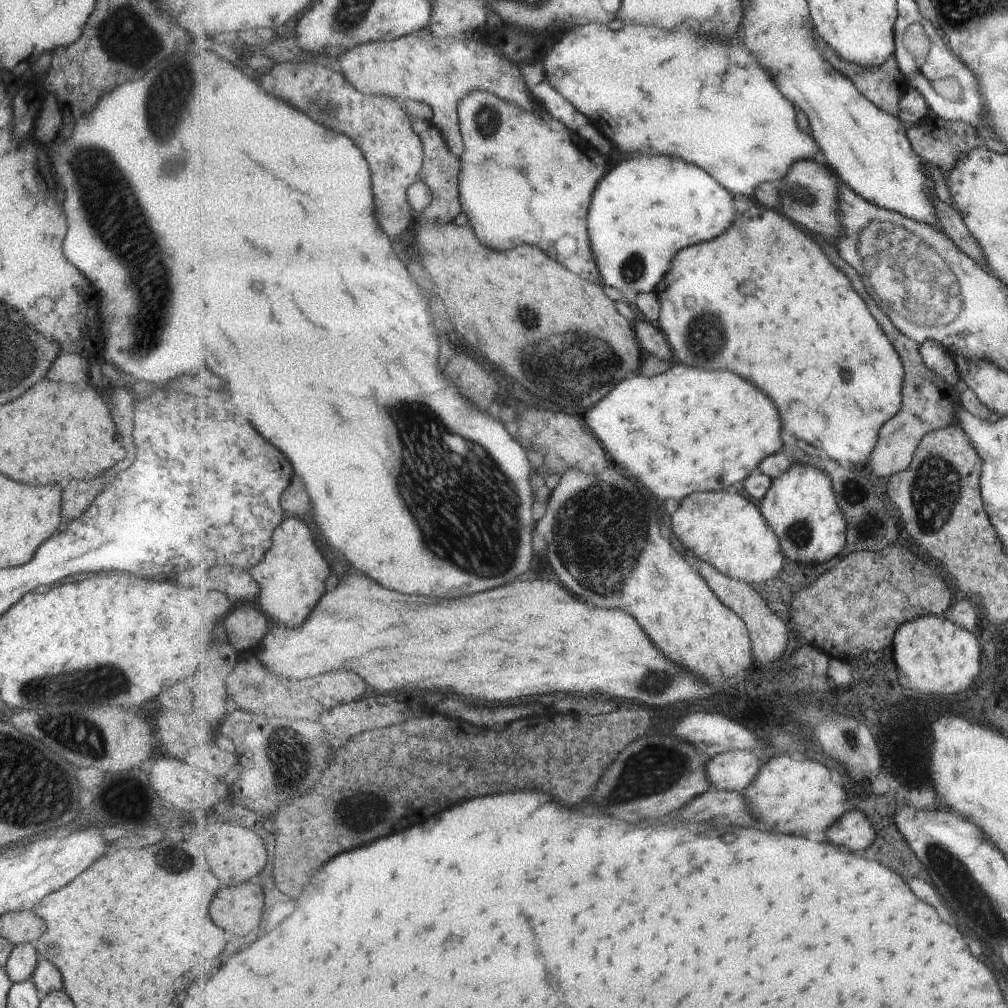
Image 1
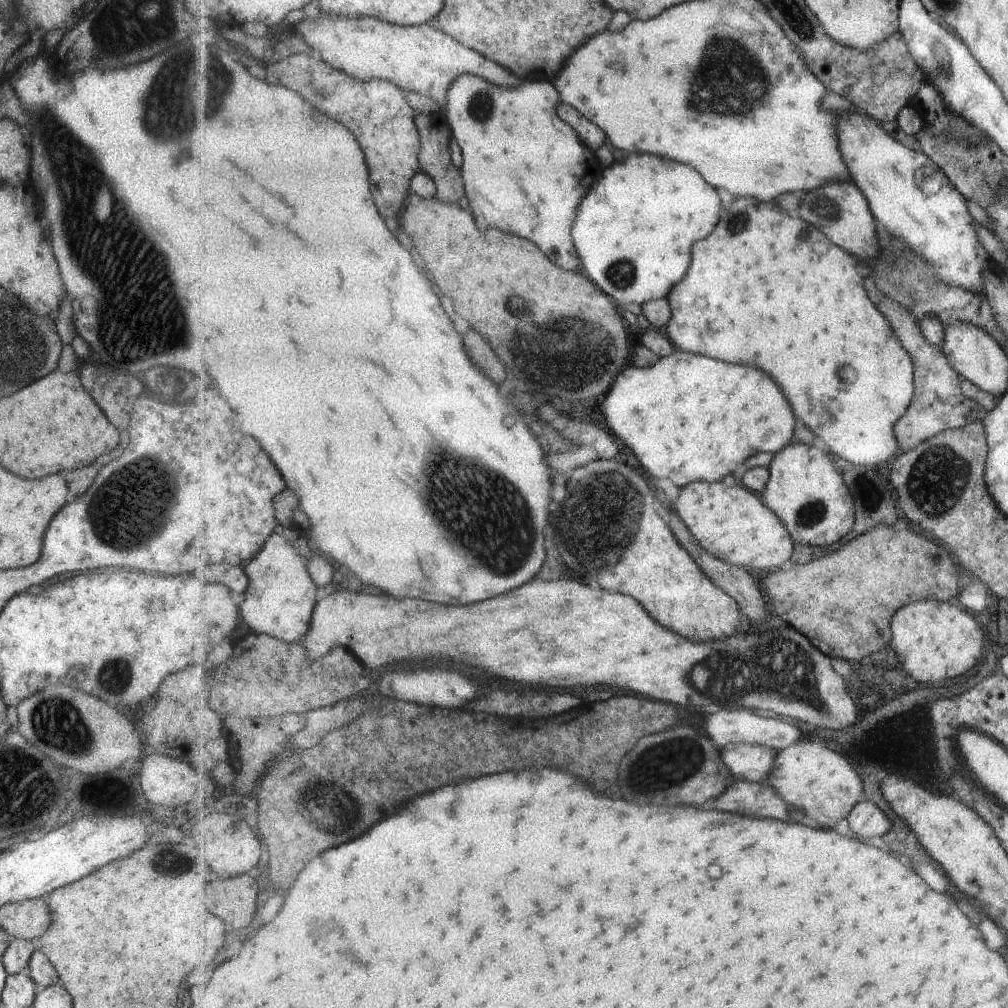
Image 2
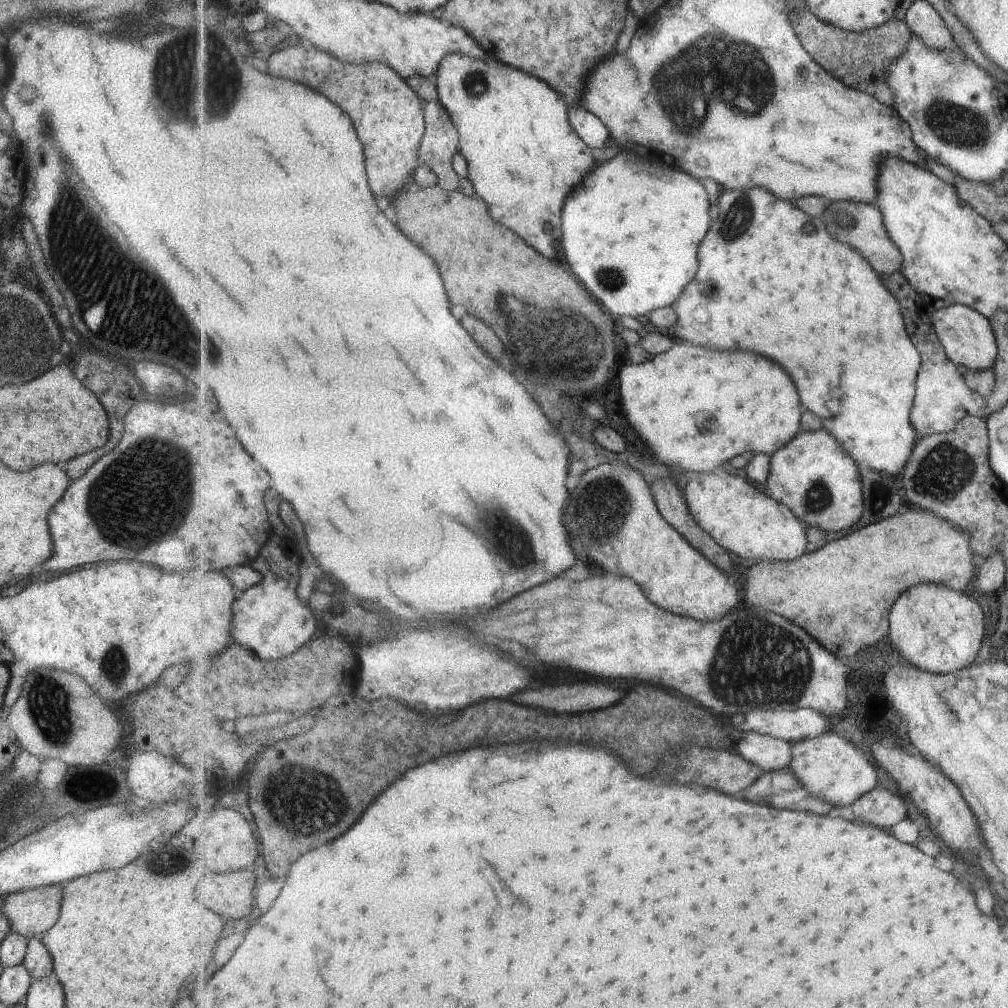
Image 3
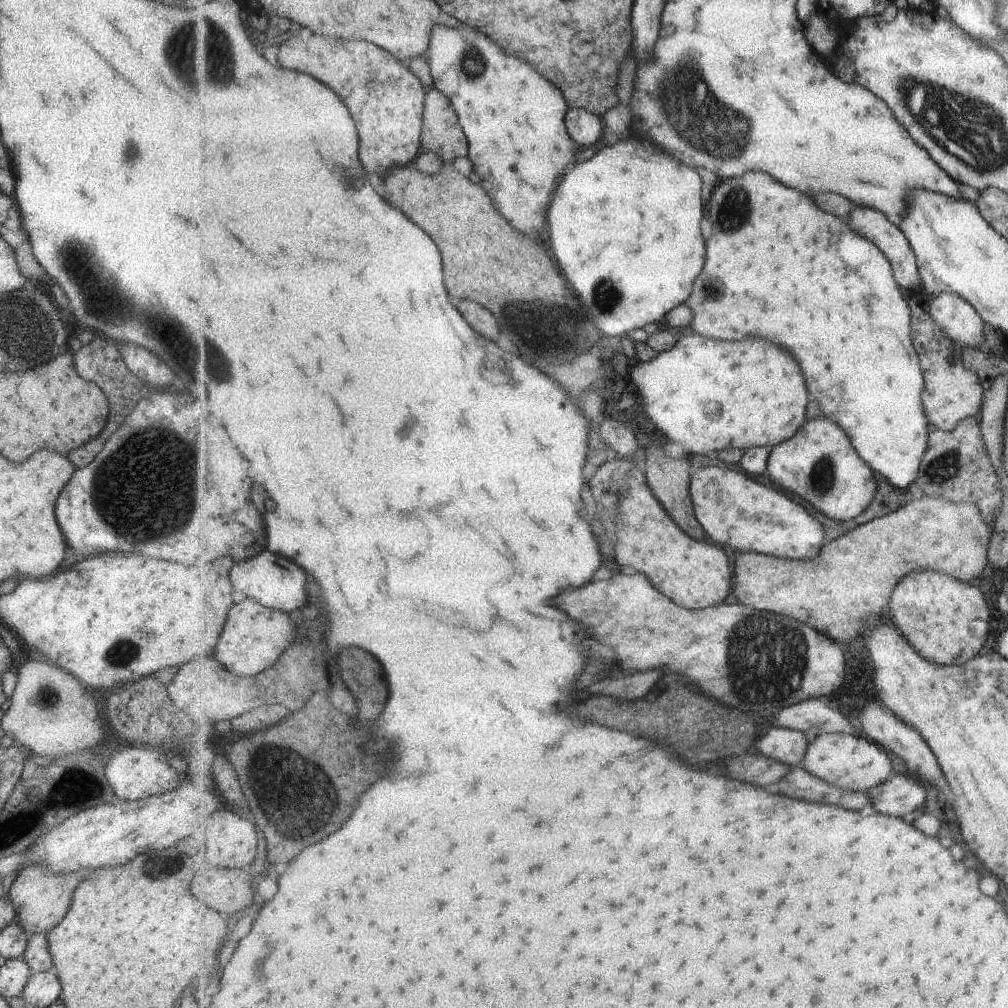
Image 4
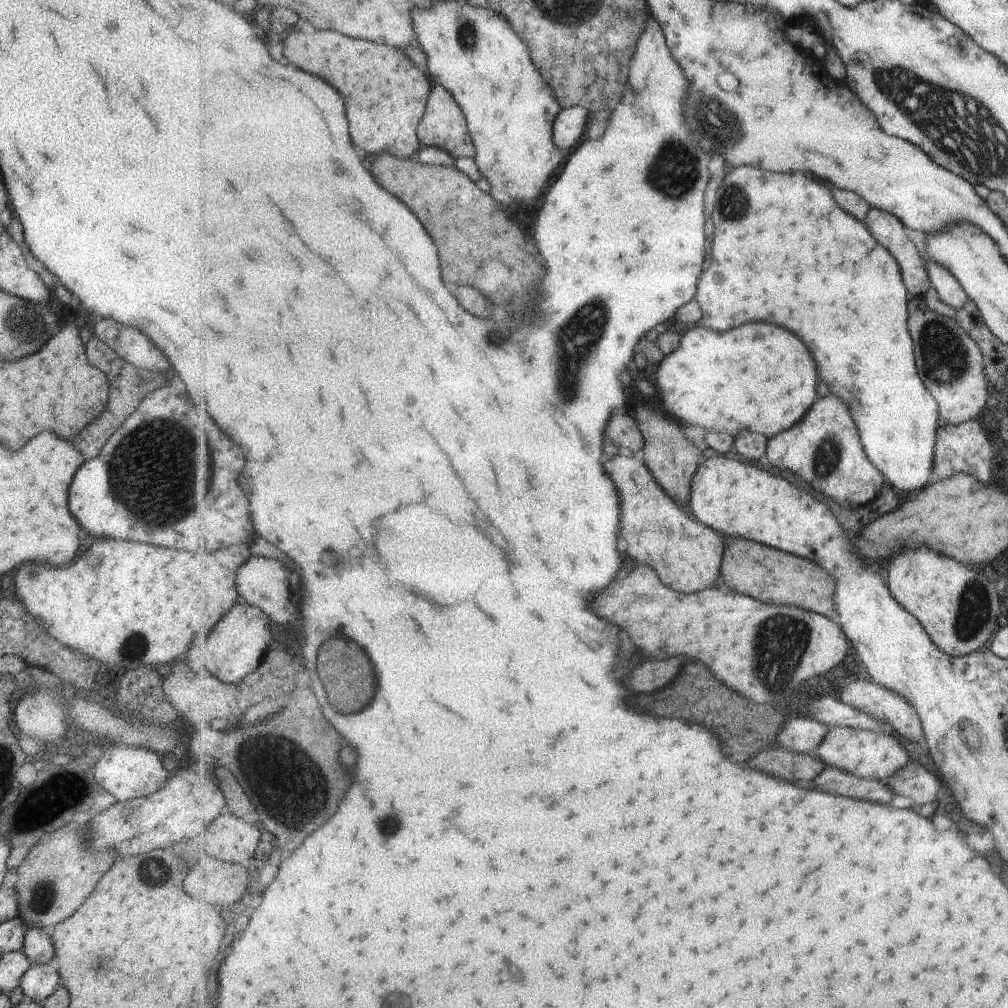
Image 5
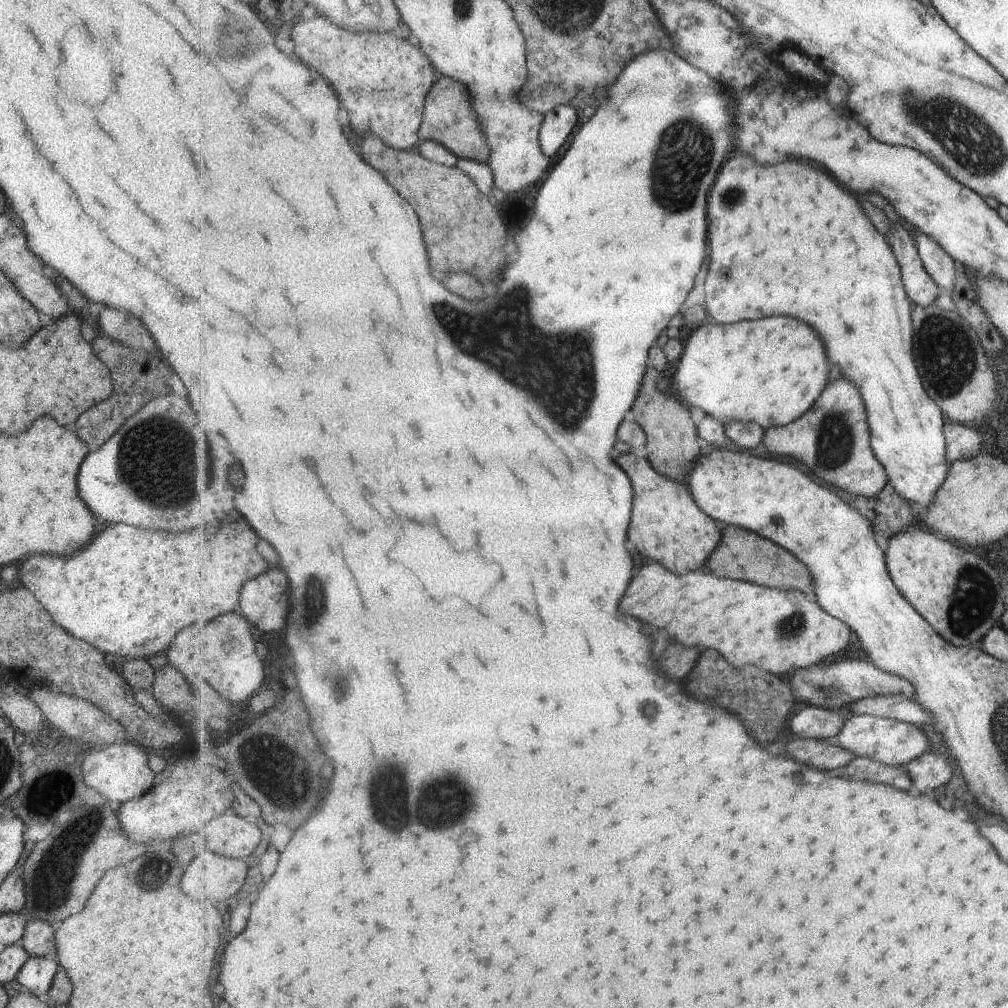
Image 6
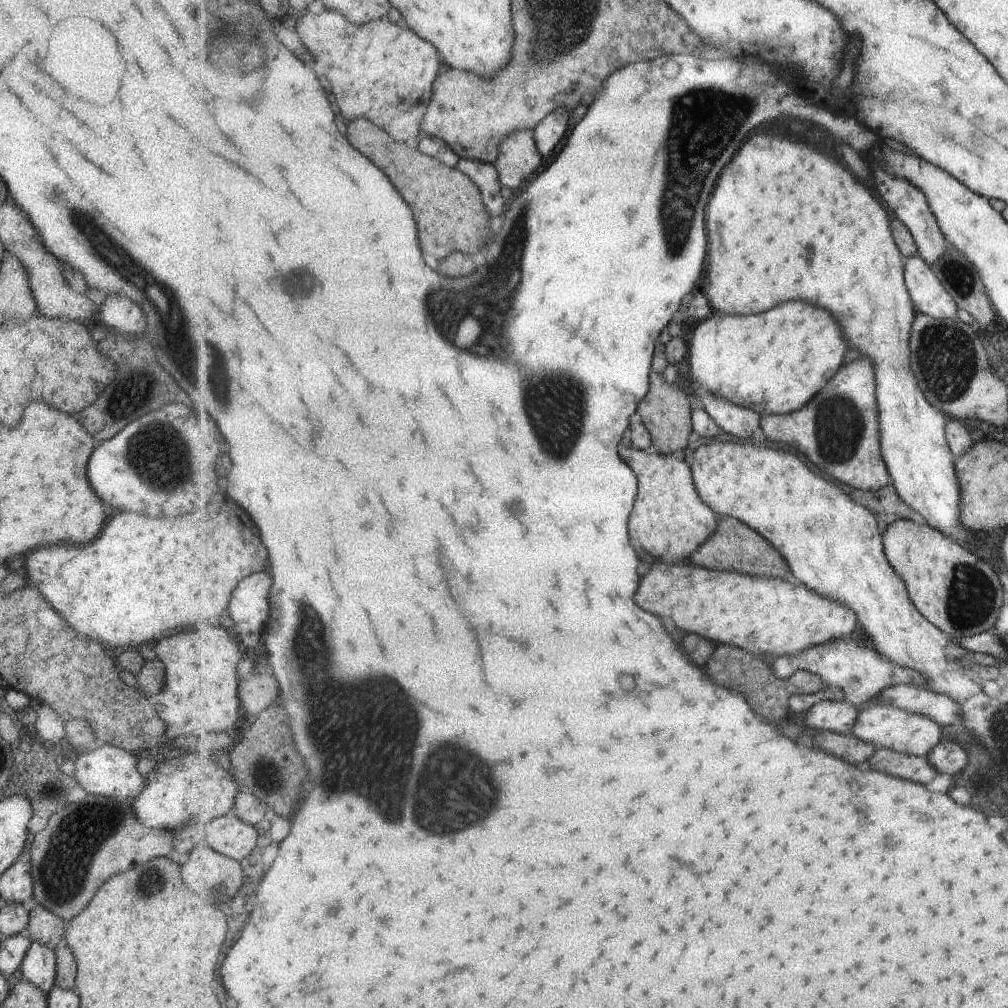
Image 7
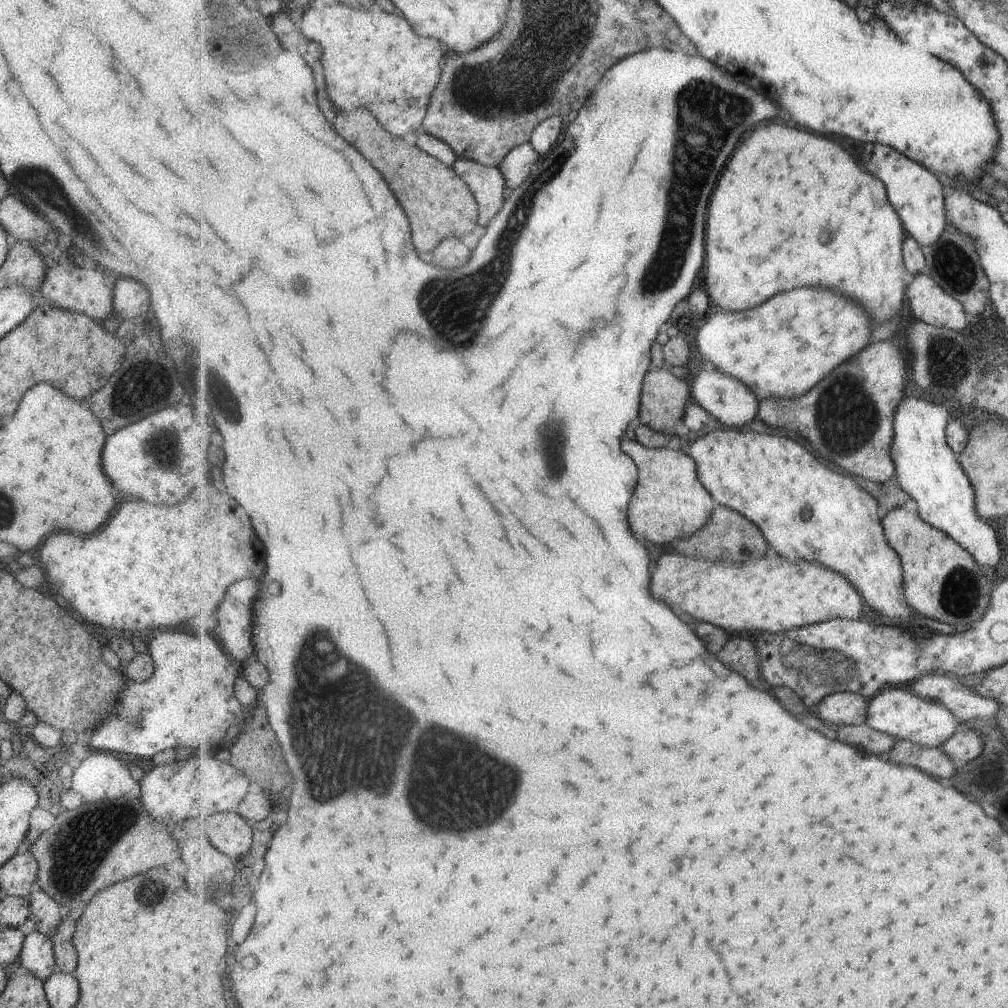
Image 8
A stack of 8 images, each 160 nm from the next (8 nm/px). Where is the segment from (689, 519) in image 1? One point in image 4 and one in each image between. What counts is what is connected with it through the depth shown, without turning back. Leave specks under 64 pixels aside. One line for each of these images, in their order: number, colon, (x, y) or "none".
2: (732, 523)
3: (746, 522)
4: (736, 511)

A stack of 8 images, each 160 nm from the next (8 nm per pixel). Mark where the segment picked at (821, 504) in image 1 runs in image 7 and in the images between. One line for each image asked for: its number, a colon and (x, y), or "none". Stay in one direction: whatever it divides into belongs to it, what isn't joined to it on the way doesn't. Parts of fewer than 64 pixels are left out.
2: (806, 491)
3: (813, 475)
4: (820, 463)
5: (824, 448)
6: (834, 440)
7: (839, 431)

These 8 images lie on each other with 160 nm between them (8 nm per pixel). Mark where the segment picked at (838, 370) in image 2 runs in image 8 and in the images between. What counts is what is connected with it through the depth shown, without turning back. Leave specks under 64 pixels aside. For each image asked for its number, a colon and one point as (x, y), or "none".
3: (843, 338)
4: (778, 267)
5: (784, 250)
6: (789, 240)
7: (787, 221)
8: (799, 212)

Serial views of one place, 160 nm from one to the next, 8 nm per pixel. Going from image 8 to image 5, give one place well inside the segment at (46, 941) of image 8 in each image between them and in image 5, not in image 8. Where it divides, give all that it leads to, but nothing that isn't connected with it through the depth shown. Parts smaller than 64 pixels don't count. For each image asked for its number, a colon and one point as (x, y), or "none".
5: (38, 981)
6: (36, 975)
7: (37, 966)

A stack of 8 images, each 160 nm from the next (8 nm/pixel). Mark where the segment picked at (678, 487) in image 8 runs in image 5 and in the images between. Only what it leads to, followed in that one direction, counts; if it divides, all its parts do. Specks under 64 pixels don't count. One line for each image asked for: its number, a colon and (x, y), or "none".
5: (688, 555)
6: (668, 526)
7: (671, 520)

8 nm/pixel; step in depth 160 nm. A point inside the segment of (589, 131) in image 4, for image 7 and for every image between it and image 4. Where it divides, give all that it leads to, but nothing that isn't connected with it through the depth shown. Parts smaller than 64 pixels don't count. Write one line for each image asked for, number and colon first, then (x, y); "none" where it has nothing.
5: (569, 127)
6: (559, 124)
7: (548, 135)

